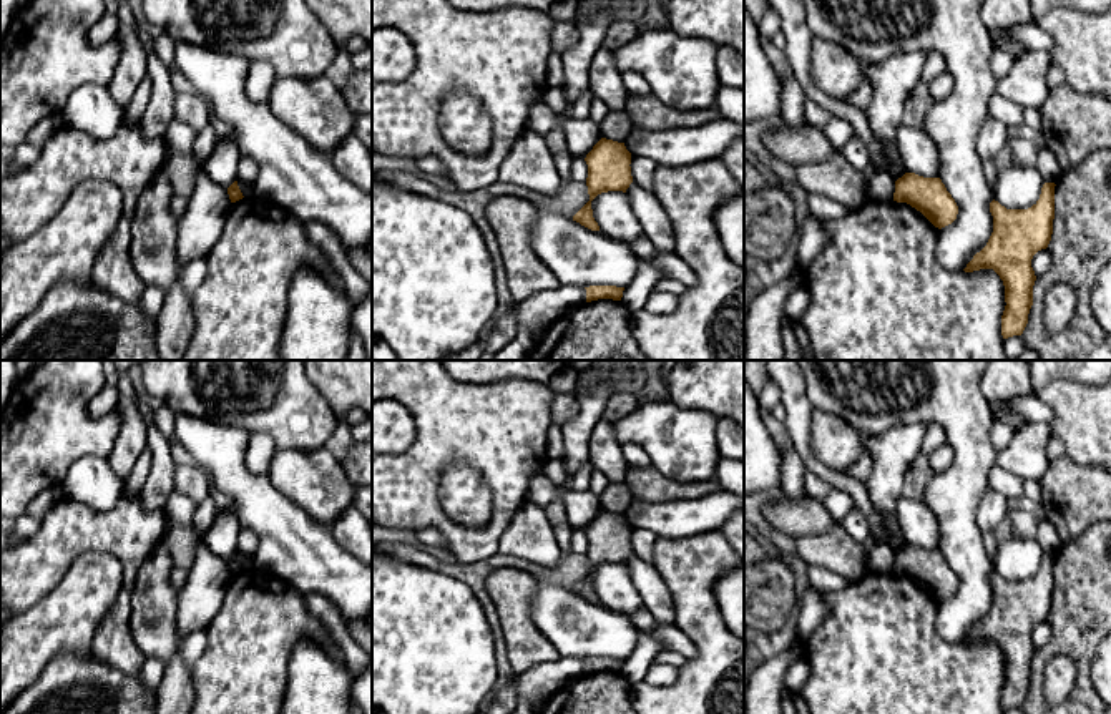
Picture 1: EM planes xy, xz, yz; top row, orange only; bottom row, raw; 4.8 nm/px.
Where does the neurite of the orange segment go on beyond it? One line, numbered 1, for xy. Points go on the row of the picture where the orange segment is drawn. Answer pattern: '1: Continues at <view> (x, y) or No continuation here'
1: No continuation here

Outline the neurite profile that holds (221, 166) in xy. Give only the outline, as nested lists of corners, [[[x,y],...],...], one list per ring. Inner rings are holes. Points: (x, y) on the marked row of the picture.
[[[219,138],[211,156],[204,161],[204,173],[223,188],[229,188],[237,179],[237,163],[241,149],[236,143]]]

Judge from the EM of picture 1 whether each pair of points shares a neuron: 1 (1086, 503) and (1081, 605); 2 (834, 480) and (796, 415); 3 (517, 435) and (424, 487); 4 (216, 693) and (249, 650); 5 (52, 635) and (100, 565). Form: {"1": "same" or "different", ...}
{"1": "different", "2": "same", "3": "same", "4": "same", "5": "same"}

